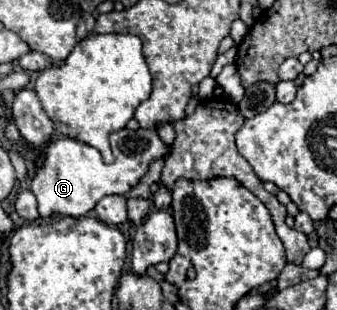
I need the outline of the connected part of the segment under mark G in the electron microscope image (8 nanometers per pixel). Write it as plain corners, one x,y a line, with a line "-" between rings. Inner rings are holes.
122,129
110,135
110,149
114,153
112,163
104,163
98,149
76,141
76,139
56,139
46,149
46,163
40,167
30,181
30,191
38,199
38,211
42,219
50,215
70,215
82,217
96,207
104,195
124,195
130,191
150,169
150,163
156,159
166,159
170,147
158,137
154,129

